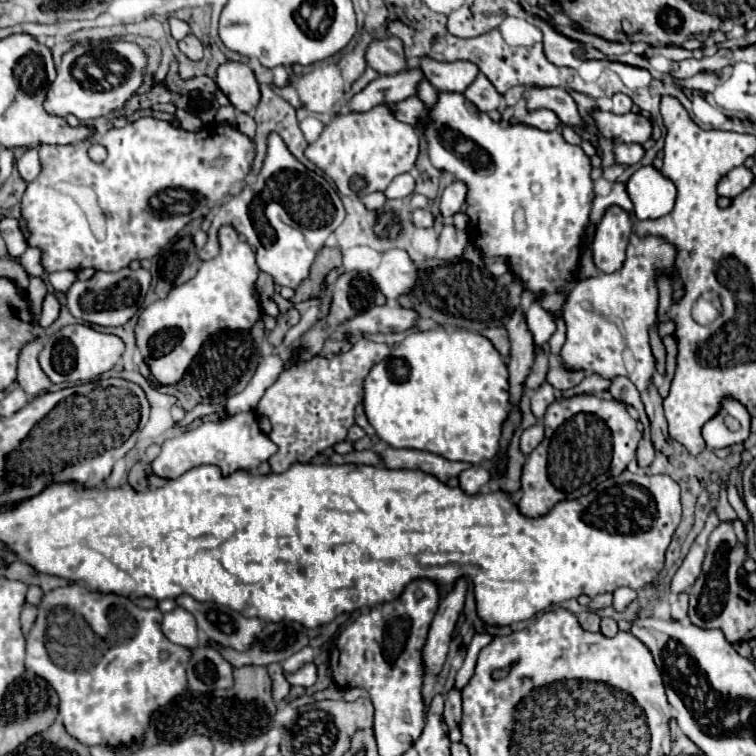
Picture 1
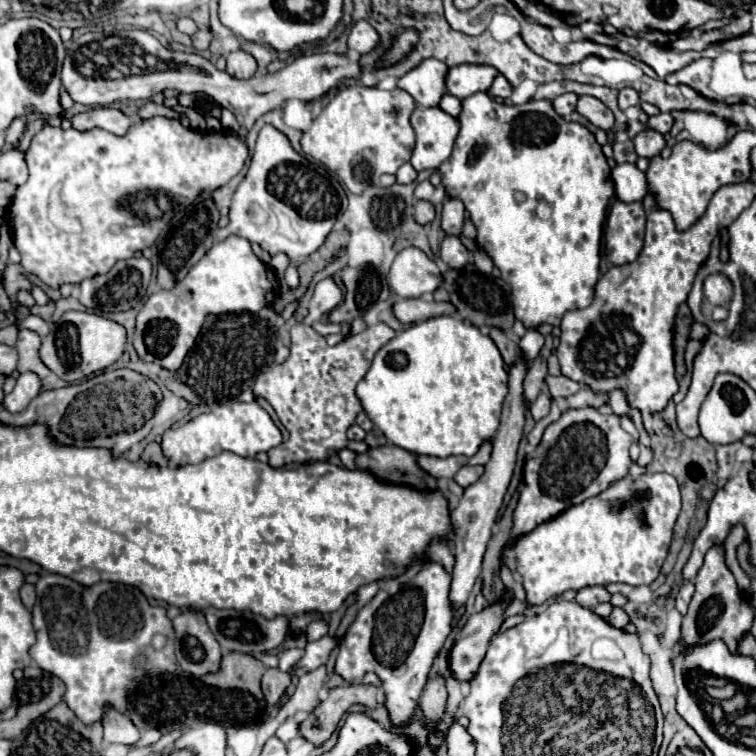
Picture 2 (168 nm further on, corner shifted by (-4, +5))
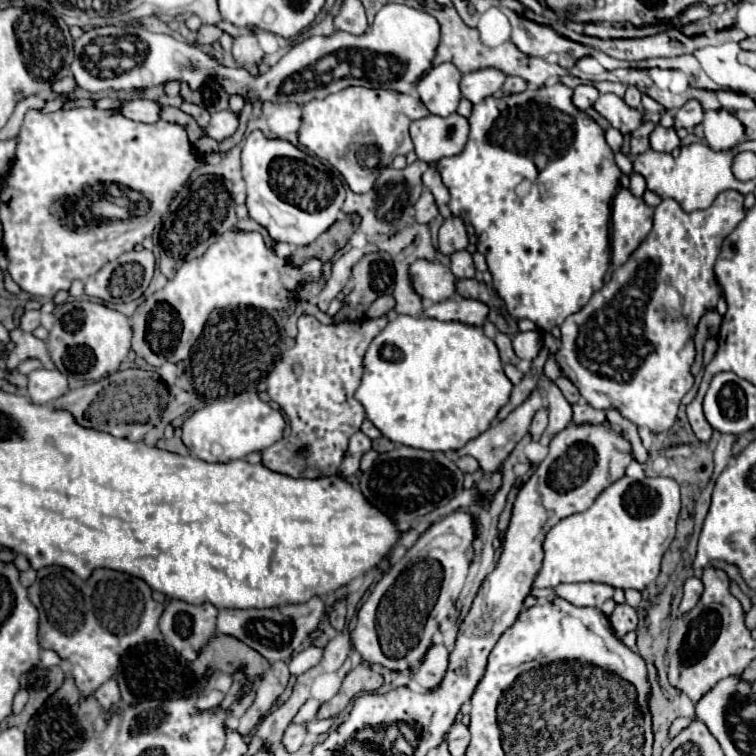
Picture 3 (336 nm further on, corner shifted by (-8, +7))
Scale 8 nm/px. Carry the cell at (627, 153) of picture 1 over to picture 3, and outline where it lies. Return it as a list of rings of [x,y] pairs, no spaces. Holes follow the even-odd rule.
[[[657,126],[651,134],[651,148],[657,152],[673,152],[681,144],[675,128]]]

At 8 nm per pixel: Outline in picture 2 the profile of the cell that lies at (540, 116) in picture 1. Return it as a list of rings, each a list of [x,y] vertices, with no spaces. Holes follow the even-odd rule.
[[[563,94],[553,100],[553,108],[559,116],[569,116],[575,110],[575,102],[577,102],[577,94]]]

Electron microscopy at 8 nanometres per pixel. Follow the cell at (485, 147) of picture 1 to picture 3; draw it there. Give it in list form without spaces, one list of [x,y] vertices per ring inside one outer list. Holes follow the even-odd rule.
[[[561,82],[551,84],[551,86],[541,86],[537,90],[525,90],[523,94],[513,94],[513,96],[501,98],[501,104],[497,98],[489,96],[483,102],[473,106],[473,114],[469,116],[471,132],[469,132],[465,150],[459,156],[441,158],[441,162],[437,162],[437,172],[451,194],[449,210],[453,216],[461,218],[465,224],[471,224],[475,228],[475,234],[479,238],[477,250],[487,258],[489,272],[493,274],[493,288],[503,298],[507,312],[515,320],[529,318],[531,322],[537,324],[537,328],[541,332],[549,332],[553,326],[561,326],[561,322],[569,314],[575,314],[577,310],[581,310],[581,306],[585,306],[585,302],[589,302],[593,292],[601,290],[603,276],[609,268],[611,202],[613,202],[615,192],[619,190],[619,178],[621,178],[621,170],[615,164],[615,154],[605,140],[603,128],[593,118],[589,118],[583,110],[577,110],[577,106],[573,106],[571,96],[573,96],[573,90]]]

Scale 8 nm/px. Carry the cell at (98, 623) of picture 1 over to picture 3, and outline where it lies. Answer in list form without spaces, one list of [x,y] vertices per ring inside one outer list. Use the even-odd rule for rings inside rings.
[[[61,566],[39,568],[35,582],[29,586],[29,600],[39,612],[37,638],[41,648],[55,650],[71,664],[75,684],[85,696],[115,676],[119,658],[127,648],[163,638],[159,616],[165,606],[151,598],[145,580],[125,572],[95,568],[87,580],[81,580]]]

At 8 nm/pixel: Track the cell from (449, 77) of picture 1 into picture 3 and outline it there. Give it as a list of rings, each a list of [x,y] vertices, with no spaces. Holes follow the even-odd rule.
[[[483,68],[483,70],[477,70],[477,72],[471,72],[471,74],[463,76],[461,92],[467,100],[477,104],[477,102],[485,100],[487,96],[493,96],[495,92],[499,92],[505,78],[507,76],[501,70]]]

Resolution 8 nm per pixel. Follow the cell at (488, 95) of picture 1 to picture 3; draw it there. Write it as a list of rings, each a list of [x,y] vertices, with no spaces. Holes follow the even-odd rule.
[[[507,76],[505,84],[503,84],[503,90],[507,94],[517,94],[517,92],[523,92],[527,88],[527,82],[523,78],[515,78],[515,76]]]

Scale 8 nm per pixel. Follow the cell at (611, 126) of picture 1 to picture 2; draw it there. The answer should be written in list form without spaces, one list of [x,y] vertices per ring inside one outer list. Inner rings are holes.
[[[657,114],[657,116],[649,116],[645,128],[657,130],[661,134],[667,134],[671,130],[671,124],[673,124],[673,116],[671,114]]]

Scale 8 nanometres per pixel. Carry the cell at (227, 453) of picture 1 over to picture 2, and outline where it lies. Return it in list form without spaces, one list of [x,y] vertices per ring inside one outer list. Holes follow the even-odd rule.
[[[231,400],[231,402],[217,406],[209,414],[201,414],[195,420],[187,422],[179,428],[167,430],[163,434],[161,448],[163,448],[163,456],[169,460],[169,466],[179,468],[179,466],[197,464],[205,458],[217,456],[223,450],[231,450],[233,454],[255,458],[257,452],[261,452],[261,450],[269,452],[277,444],[281,444],[281,432],[273,424],[271,416],[255,400],[249,404]]]

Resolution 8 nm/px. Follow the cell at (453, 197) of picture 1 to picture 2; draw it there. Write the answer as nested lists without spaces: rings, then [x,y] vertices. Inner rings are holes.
[[[449,196],[449,198],[443,202],[441,228],[443,228],[447,234],[459,236],[459,234],[461,234],[461,228],[463,228],[463,220],[465,220],[465,206],[461,204],[461,200]]]

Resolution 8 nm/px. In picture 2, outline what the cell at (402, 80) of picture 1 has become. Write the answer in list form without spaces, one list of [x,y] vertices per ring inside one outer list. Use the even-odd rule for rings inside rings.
[[[423,60],[419,66],[415,66],[397,80],[397,88],[409,92],[419,106],[437,106],[441,96],[447,92],[447,70],[447,64],[443,64],[441,60]]]

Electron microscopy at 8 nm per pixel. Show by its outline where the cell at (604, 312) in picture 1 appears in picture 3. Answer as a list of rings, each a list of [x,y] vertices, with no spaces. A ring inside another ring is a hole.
[[[735,190],[721,192],[709,208],[691,214],[683,212],[681,206],[671,198],[661,200],[661,204],[655,208],[653,228],[641,246],[621,268],[613,272],[605,288],[591,296],[583,310],[571,314],[561,324],[561,348],[555,360],[563,376],[567,376],[577,386],[579,394],[593,408],[615,408],[623,418],[631,420],[639,428],[645,426],[651,432],[665,432],[673,426],[681,398],[693,386],[691,364],[695,360],[693,336],[697,332],[697,322],[709,308],[715,308],[721,296],[721,284],[715,278],[713,264],[723,240],[737,228],[743,216],[743,194]],[[639,268],[641,276],[635,276],[639,282],[631,286],[631,292],[627,294],[629,302],[623,306],[623,272],[637,272]]]

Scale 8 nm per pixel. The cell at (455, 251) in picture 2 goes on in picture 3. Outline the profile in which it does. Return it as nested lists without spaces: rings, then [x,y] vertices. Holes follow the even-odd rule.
[[[461,250],[461,252],[455,252],[451,254],[451,272],[463,280],[463,278],[473,278],[477,274],[475,266],[473,266],[473,258],[467,250]]]

